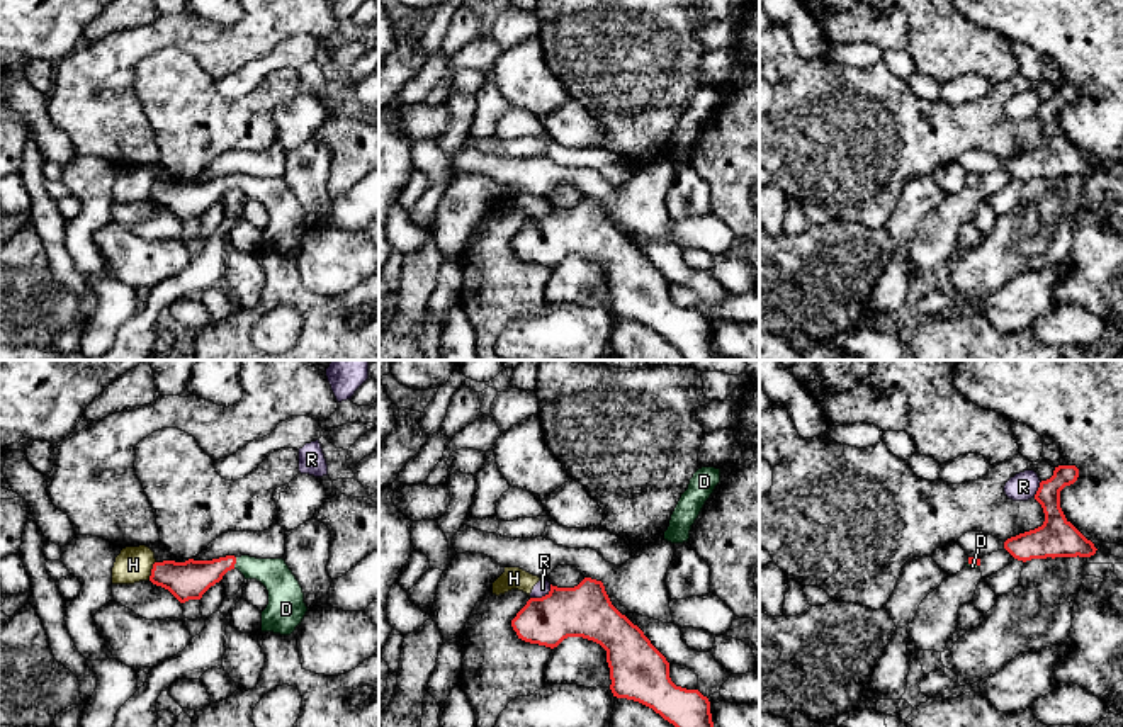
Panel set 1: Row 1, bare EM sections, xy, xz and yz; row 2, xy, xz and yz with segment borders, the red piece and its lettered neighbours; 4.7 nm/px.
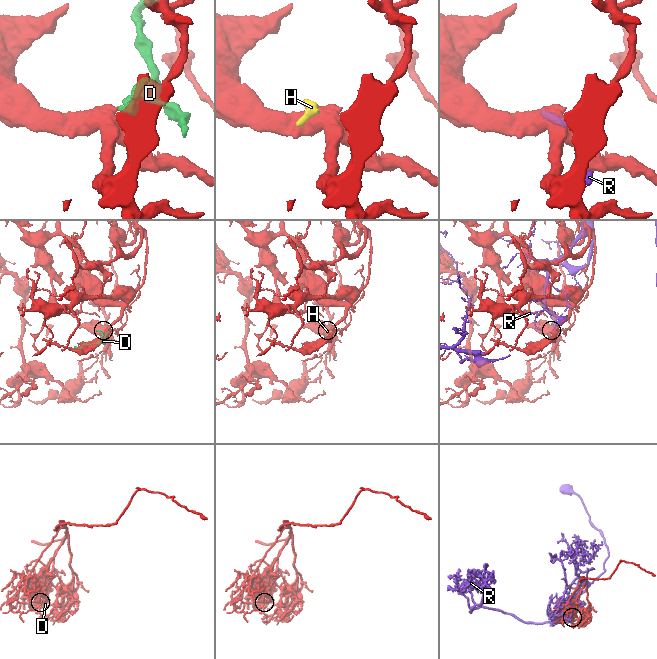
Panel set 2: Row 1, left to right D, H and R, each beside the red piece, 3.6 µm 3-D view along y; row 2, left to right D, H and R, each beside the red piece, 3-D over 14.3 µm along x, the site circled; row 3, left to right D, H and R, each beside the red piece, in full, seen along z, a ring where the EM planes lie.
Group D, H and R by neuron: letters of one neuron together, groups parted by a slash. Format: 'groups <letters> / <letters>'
groups D / H R

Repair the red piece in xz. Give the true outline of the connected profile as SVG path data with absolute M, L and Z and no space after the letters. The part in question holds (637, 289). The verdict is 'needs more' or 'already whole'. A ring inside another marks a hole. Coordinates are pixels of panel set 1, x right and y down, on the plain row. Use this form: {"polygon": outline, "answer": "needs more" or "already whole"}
{"polygon": "M584 197L574 207L557 207L542 217L530 217L511 240L518 258L545 267L557 267L567 256L583 256L607 270L610 309L617 318L639 321L673 343L683 360L741 360L714 352L710 321L698 309L676 306L669 297L669 282L651 263L644 251L622 234L610 221L601 200Z", "answer": "already whole"}

